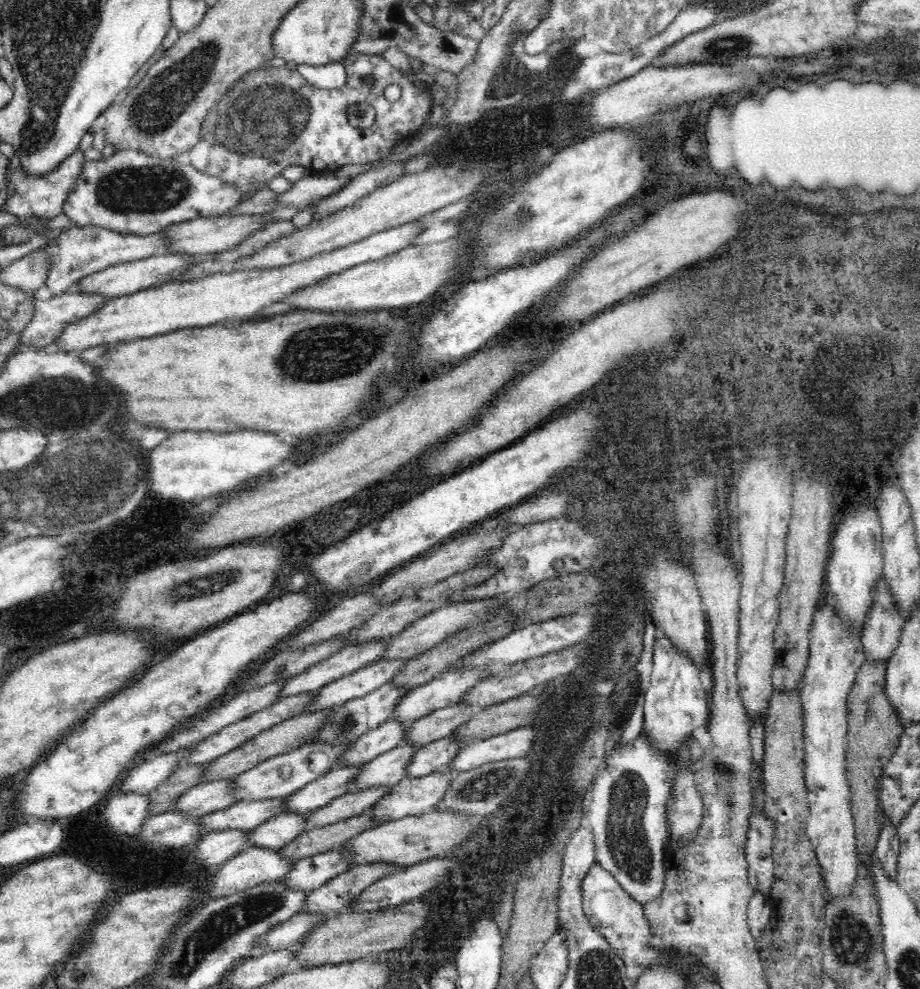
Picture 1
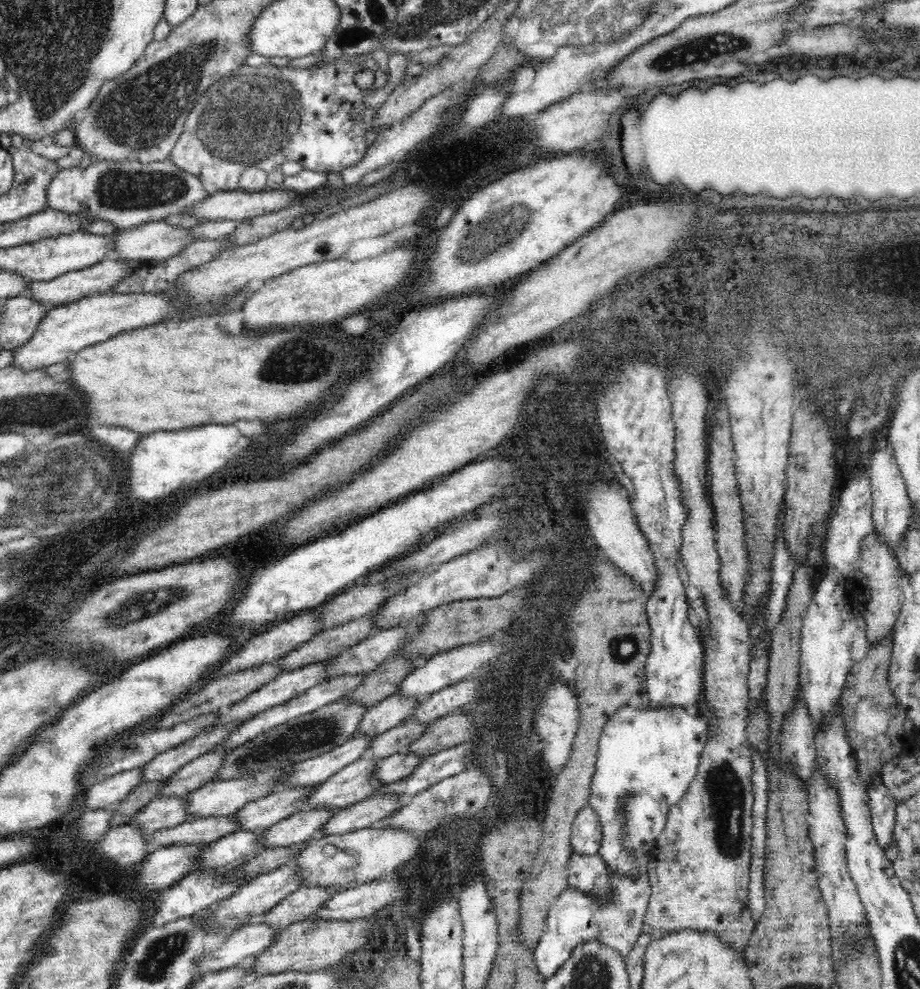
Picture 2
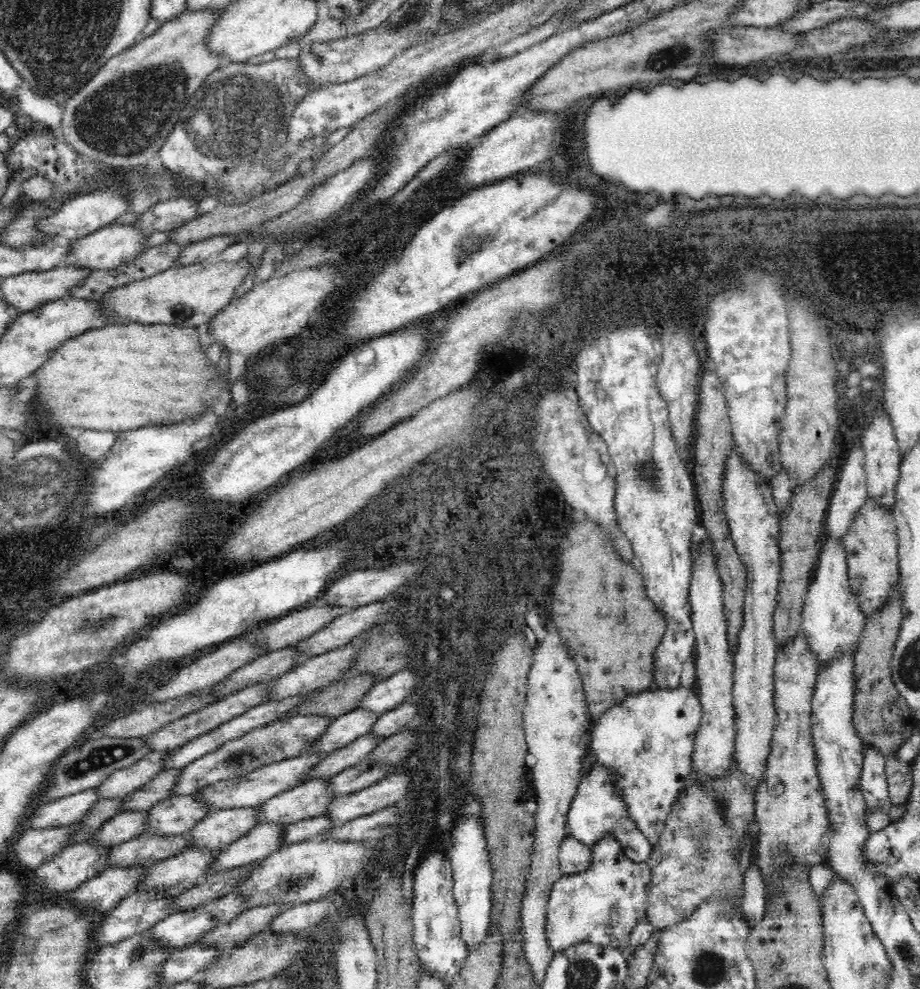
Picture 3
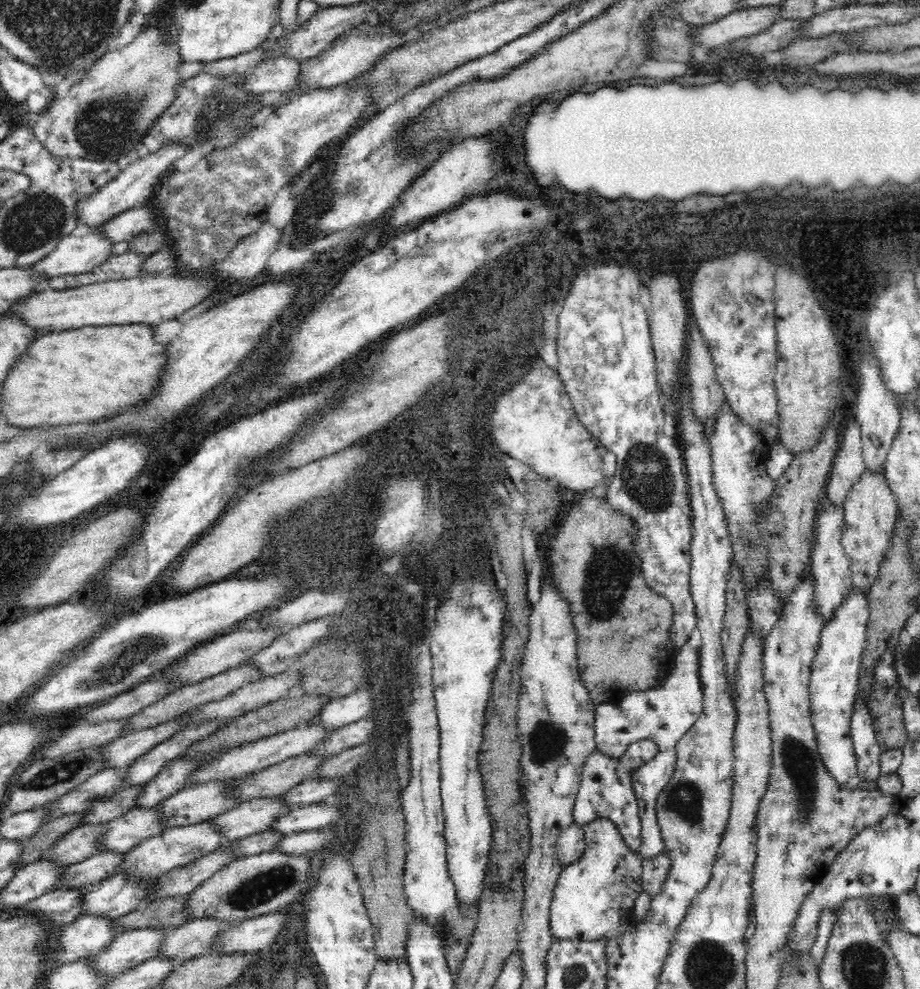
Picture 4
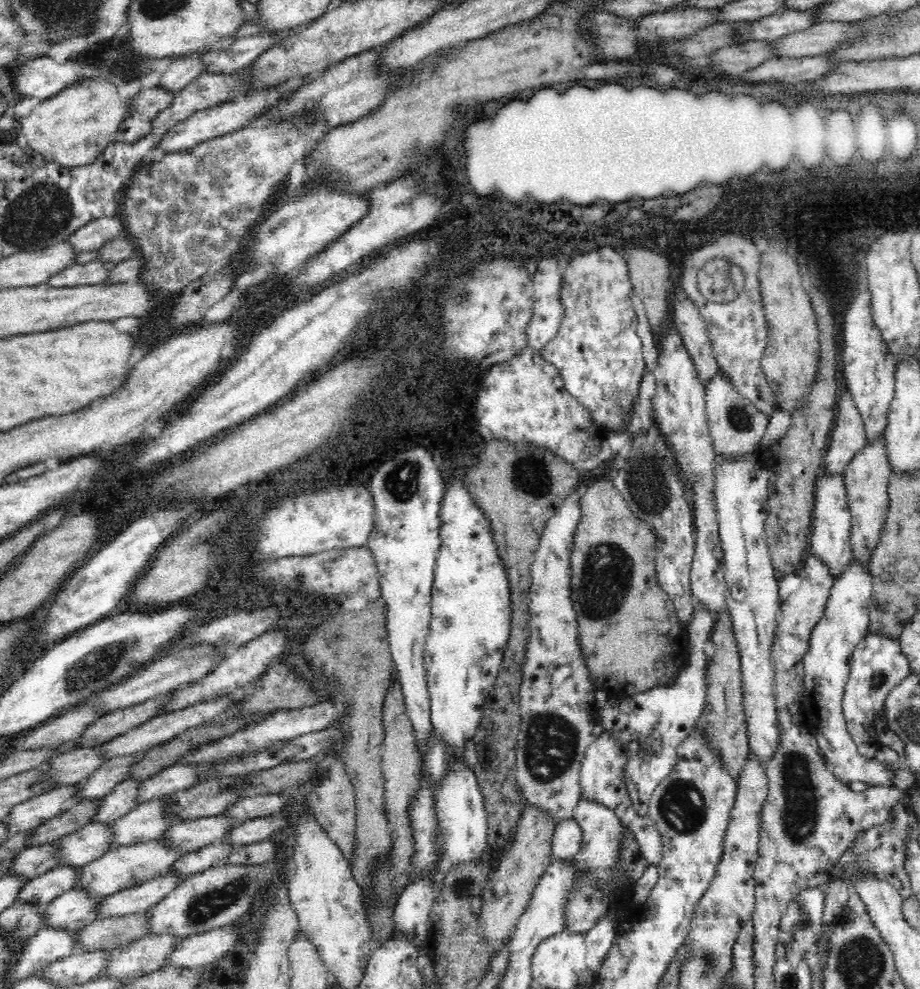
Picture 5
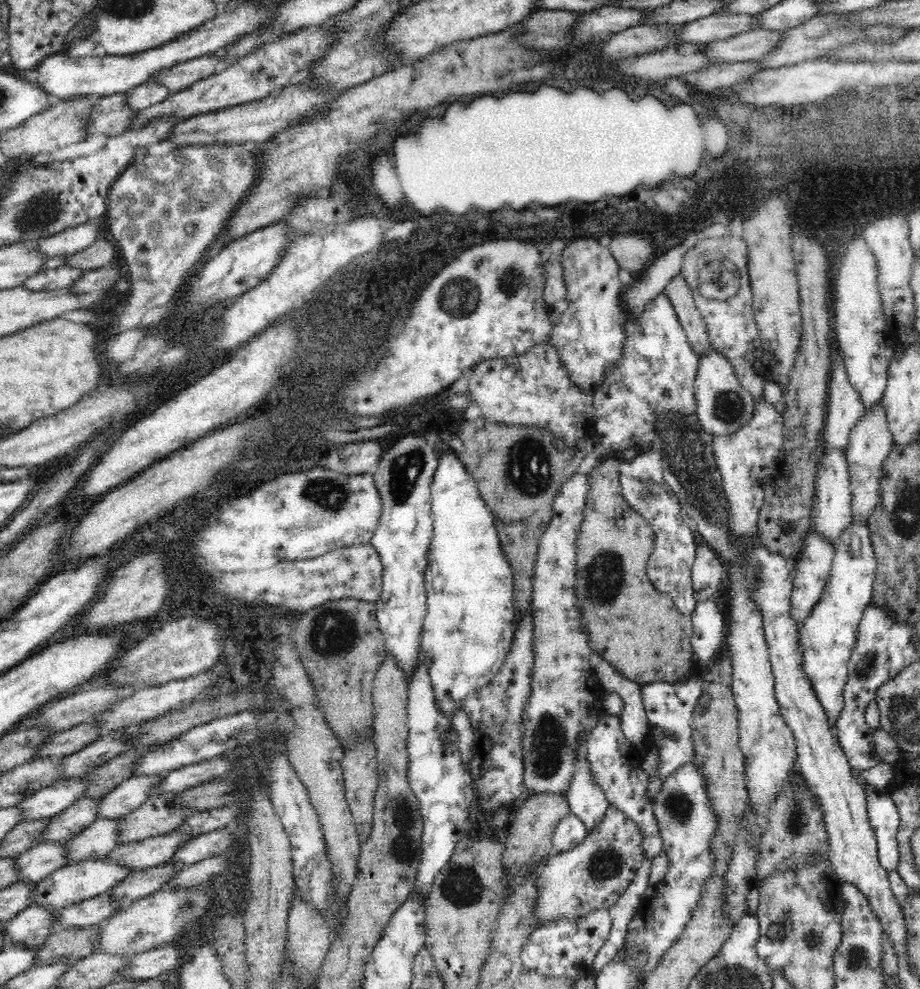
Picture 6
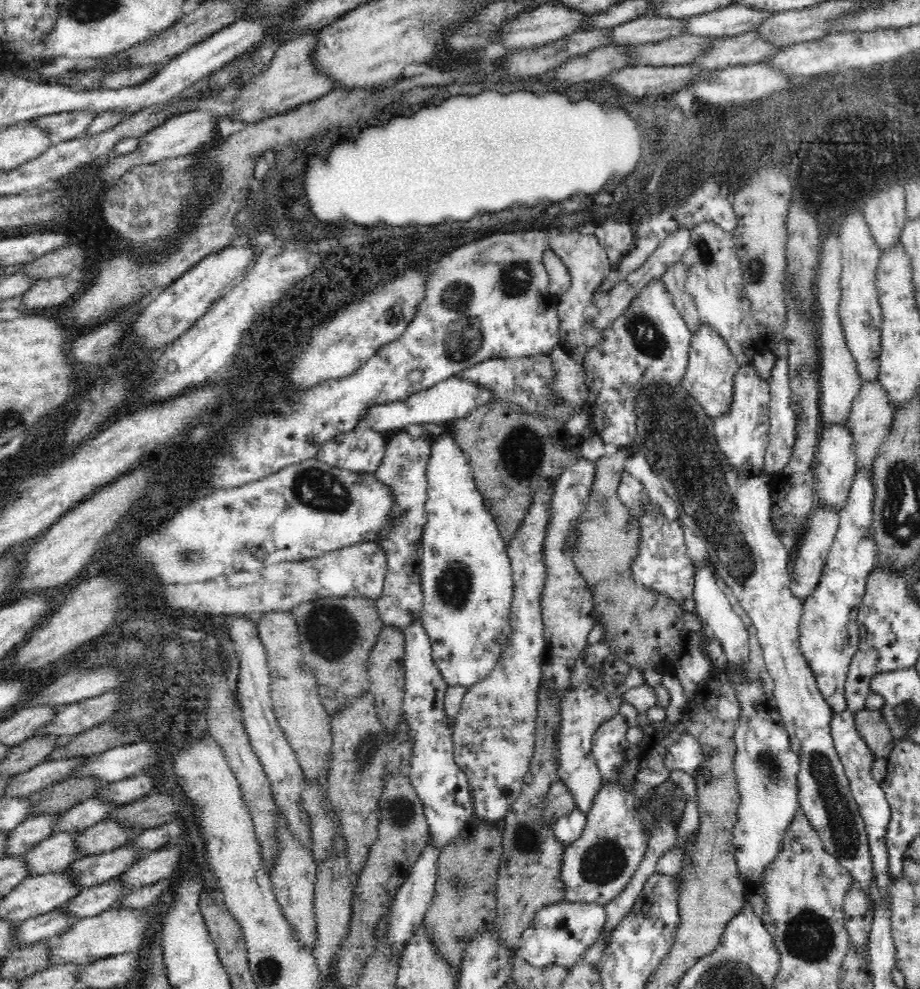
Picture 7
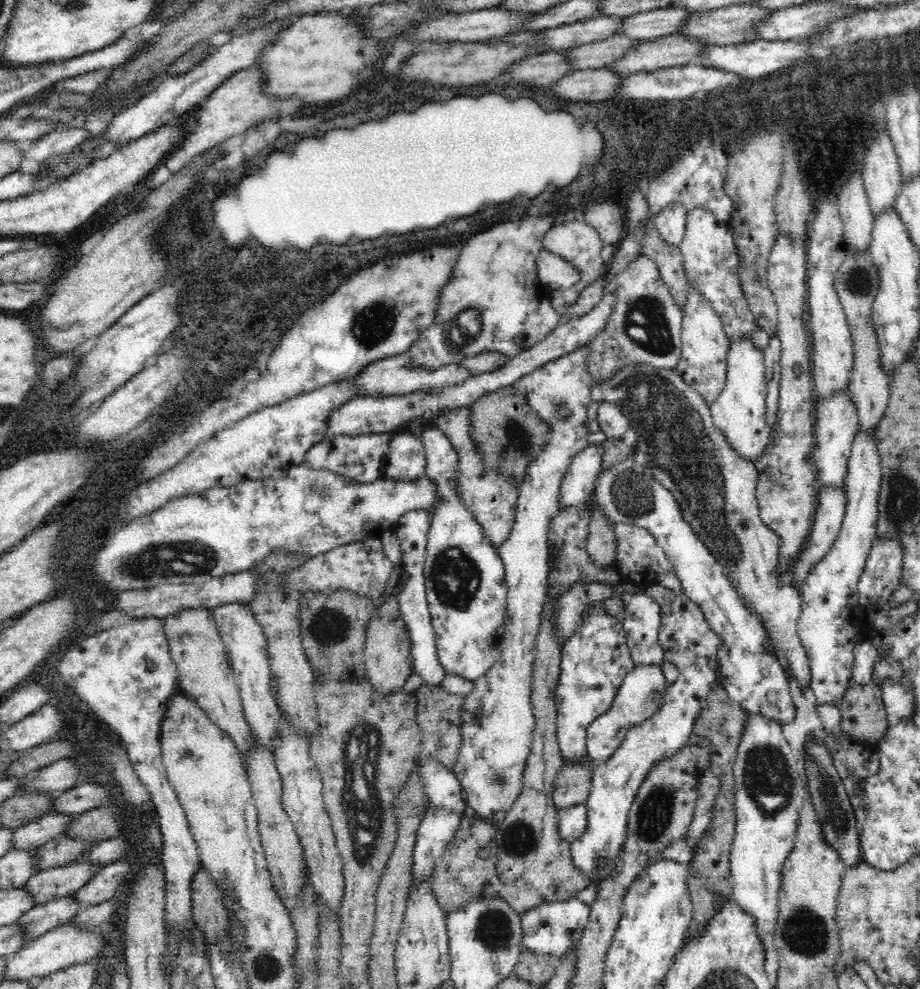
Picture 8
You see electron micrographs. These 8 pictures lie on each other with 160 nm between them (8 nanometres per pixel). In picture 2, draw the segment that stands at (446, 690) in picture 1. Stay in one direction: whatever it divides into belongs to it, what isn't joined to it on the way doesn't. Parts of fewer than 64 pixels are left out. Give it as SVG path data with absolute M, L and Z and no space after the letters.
M394 694L369 706L362 716L362 720L358 723L354 736L364 734L376 736L395 726L402 725L413 713L418 703L428 697L429 695L418 696L418 698L402 698Z

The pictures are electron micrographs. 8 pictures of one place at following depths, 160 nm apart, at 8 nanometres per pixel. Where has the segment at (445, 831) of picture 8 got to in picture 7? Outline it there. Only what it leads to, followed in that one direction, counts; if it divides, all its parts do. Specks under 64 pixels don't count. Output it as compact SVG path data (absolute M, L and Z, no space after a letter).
M432 838L428 839L424 850L421 850L420 856L416 859L411 873L398 889L395 901L390 908L390 916L388 916L388 932L386 932L386 940L387 946L391 948L389 954L402 956L406 942L410 942L410 939L414 937L414 931L423 924L426 911L429 909L433 894L435 893L437 862L440 854L440 847L432 843Z

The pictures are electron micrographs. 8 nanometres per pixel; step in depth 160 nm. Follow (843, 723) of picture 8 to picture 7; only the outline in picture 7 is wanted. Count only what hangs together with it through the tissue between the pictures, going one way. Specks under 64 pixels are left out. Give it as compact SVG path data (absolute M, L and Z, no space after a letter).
M861 708L855 712L854 722L858 734L866 741L868 749L877 758L888 759L894 748L895 738L884 720L882 708L877 710Z

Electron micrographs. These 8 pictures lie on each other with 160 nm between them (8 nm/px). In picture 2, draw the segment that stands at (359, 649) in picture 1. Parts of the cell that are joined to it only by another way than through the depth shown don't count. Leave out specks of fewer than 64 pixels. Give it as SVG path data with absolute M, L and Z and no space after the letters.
M327 661L320 662L318 664L310 664L302 668L296 668L296 670L285 671L280 673L274 680L264 684L260 690L251 692L246 698L231 704L230 706L223 706L217 710L217 719L203 732L207 733L212 728L220 728L224 724L230 724L234 720L246 720L253 717L255 714L266 710L267 708L276 706L277 704L284 704L287 700L306 692L313 686L324 682L327 678Z

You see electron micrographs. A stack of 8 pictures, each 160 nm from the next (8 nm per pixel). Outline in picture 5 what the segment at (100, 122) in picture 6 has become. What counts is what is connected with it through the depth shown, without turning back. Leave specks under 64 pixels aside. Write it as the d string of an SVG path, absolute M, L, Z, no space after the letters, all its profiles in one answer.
M159 86L141 89L129 100L131 111L124 118L121 132L128 143L136 142L152 132L152 120L156 115L172 104L175 94L171 90L164 90Z

